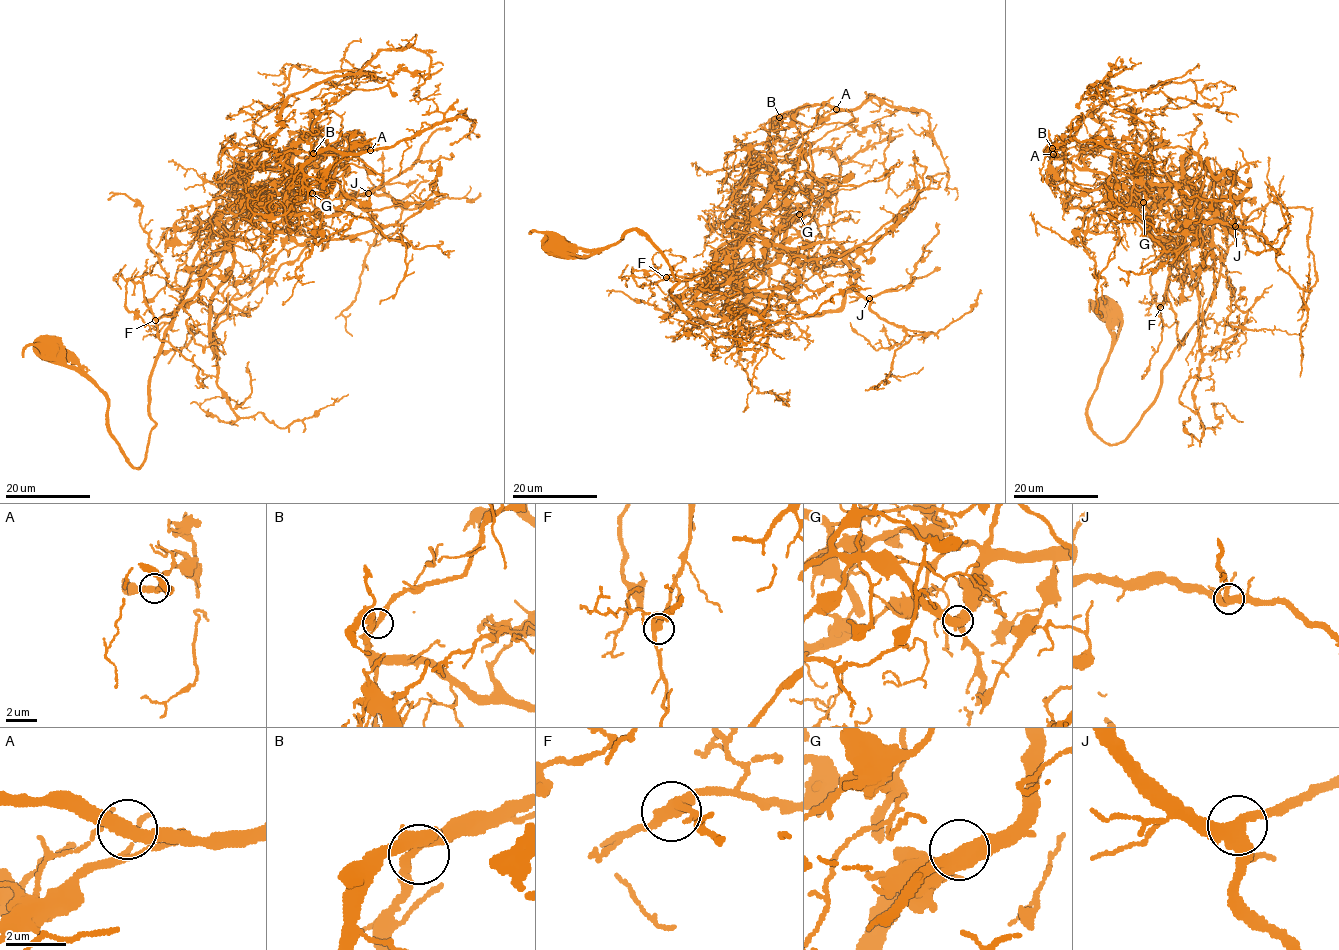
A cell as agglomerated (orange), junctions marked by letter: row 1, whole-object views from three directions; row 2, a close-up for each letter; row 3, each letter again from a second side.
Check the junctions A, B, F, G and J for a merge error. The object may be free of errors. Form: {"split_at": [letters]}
{"split_at": []}

